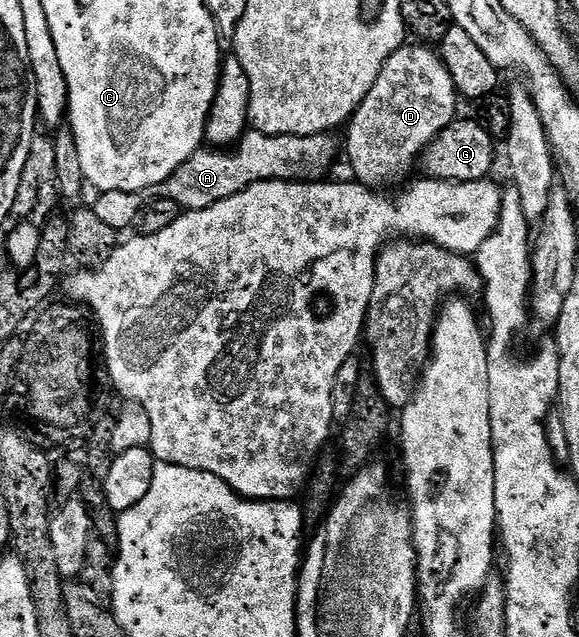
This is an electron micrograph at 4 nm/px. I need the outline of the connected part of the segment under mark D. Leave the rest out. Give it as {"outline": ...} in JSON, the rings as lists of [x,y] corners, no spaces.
{"outline":[[[405,44],[387,59],[369,94],[346,126],[346,152],[357,183],[373,190],[384,190],[406,179],[429,142],[457,119],[458,93],[439,53],[424,44]]]}

